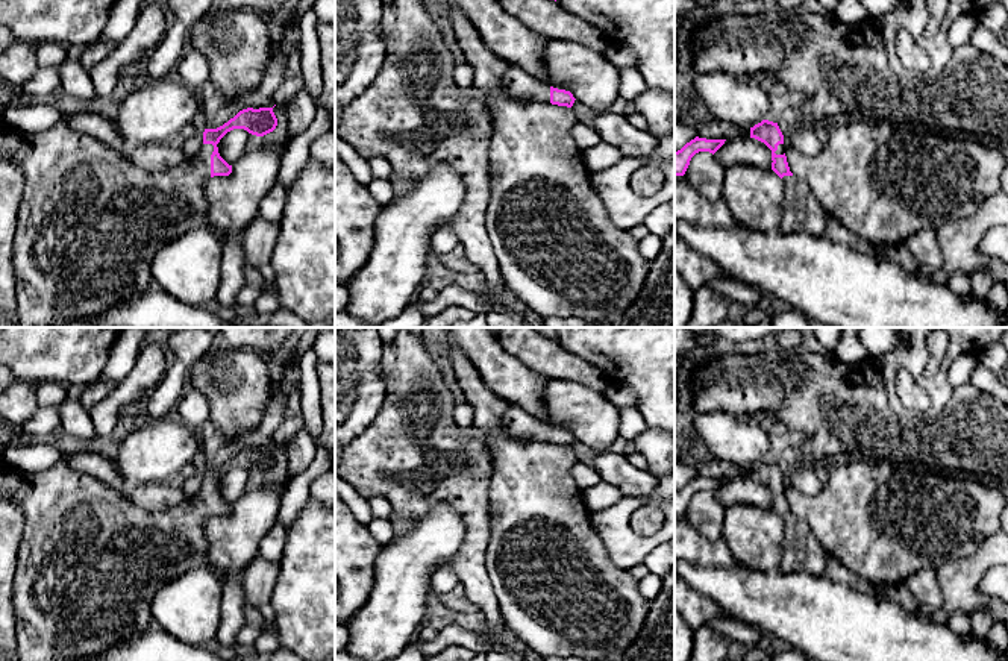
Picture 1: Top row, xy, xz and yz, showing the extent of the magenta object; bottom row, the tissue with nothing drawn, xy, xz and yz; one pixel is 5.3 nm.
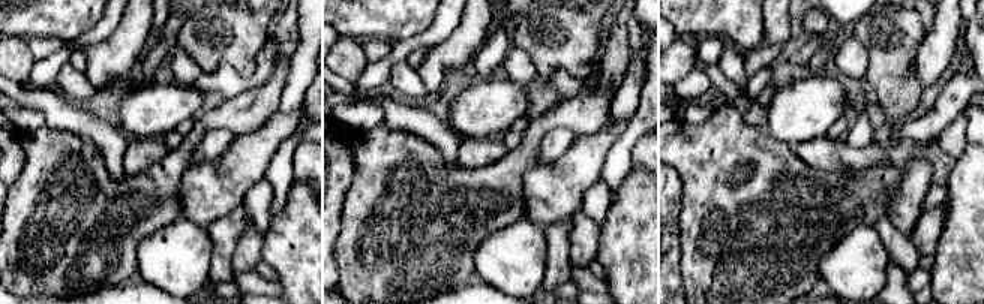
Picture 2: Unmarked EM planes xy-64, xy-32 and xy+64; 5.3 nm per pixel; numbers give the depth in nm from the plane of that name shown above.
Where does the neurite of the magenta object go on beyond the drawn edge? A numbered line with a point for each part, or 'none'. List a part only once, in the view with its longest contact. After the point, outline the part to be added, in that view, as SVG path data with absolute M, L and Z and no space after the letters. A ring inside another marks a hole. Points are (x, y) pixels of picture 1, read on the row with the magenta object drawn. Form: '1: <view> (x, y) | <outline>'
1: xy (90, 223) | M0 118L0 153L17 164L24 174L24 191L18 205L18 217L15 224L15 240L12 246L12 267L15 274L15 299L18 303L18 315L21 327L64 327L65 324L86 320L92 315L106 312L109 308L133 300L142 296L153 287L152 261L156 252L170 244L173 240L191 232L197 227L209 227L218 237L221 246L226 243L227 232L218 232L211 226L209 200L205 196L205 182L211 177L211 155L212 144L203 144L200 152L191 156L180 167L161 171L147 173L124 159L120 153L92 138L91 135L77 132L71 127L67 118L59 118L55 126L45 132L26 133L14 126L9 126Z

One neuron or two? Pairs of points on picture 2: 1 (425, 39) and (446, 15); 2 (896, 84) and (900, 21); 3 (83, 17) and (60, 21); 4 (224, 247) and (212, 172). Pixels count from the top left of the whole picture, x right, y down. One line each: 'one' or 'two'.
1: one
2: one
3: one
4: two

